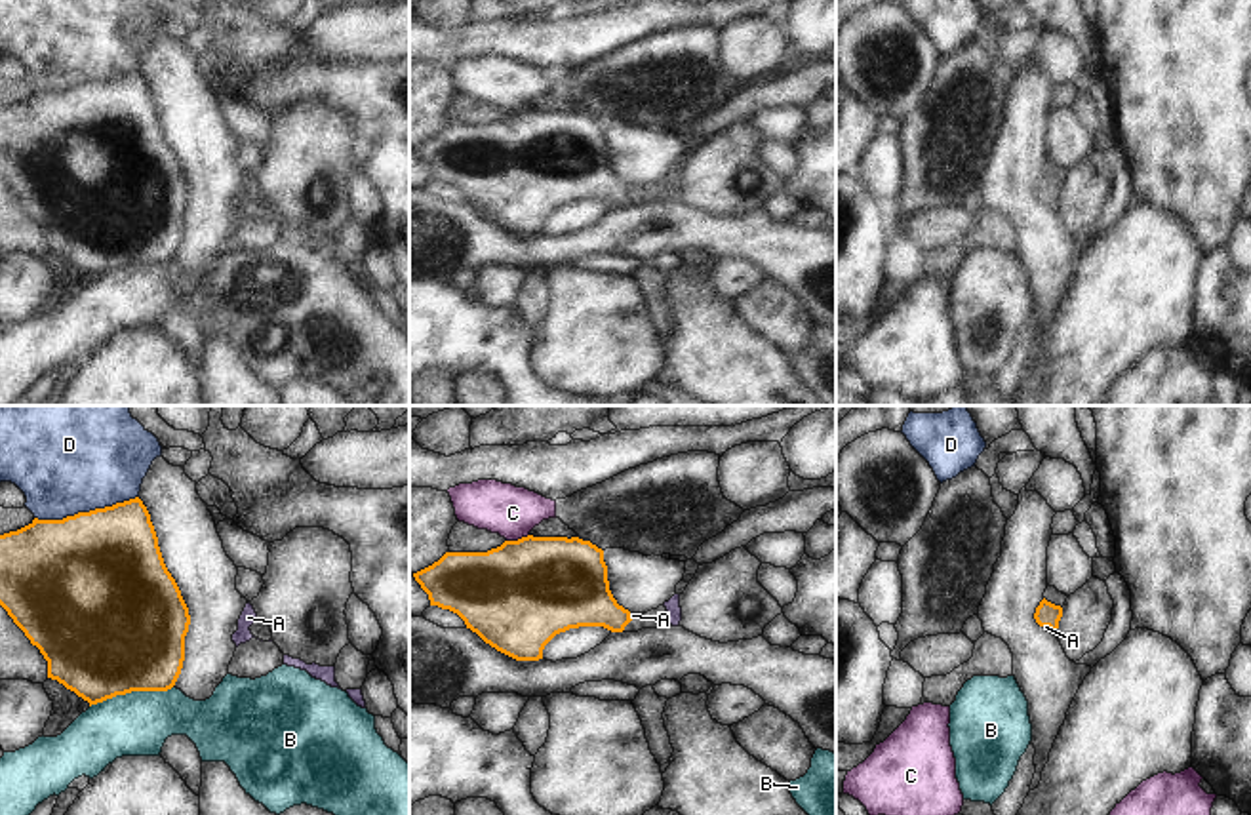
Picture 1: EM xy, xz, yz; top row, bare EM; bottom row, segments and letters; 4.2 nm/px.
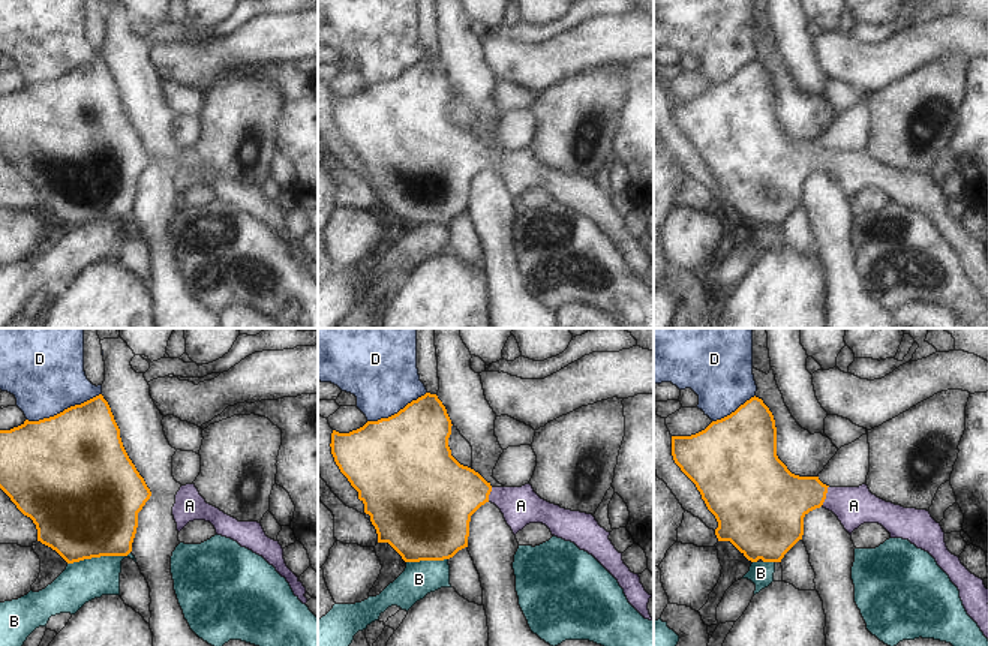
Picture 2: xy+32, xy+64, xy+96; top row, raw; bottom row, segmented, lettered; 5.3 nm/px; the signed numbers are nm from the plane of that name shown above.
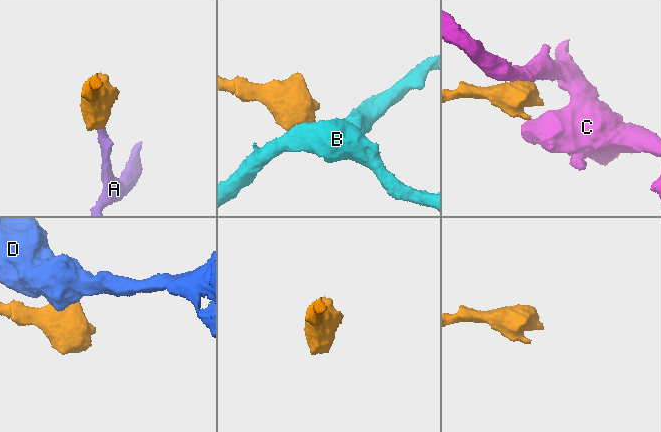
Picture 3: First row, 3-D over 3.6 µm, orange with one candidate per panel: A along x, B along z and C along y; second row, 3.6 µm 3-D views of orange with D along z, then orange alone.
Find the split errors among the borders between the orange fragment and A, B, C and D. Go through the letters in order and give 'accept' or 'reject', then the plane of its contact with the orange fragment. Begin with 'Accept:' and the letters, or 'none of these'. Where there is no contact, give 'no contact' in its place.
Accept: A
A: accept; meets orange in yz
B: reject; meets orange in xy
C: reject; meets orange in xz
D: reject; meets orange in xy

